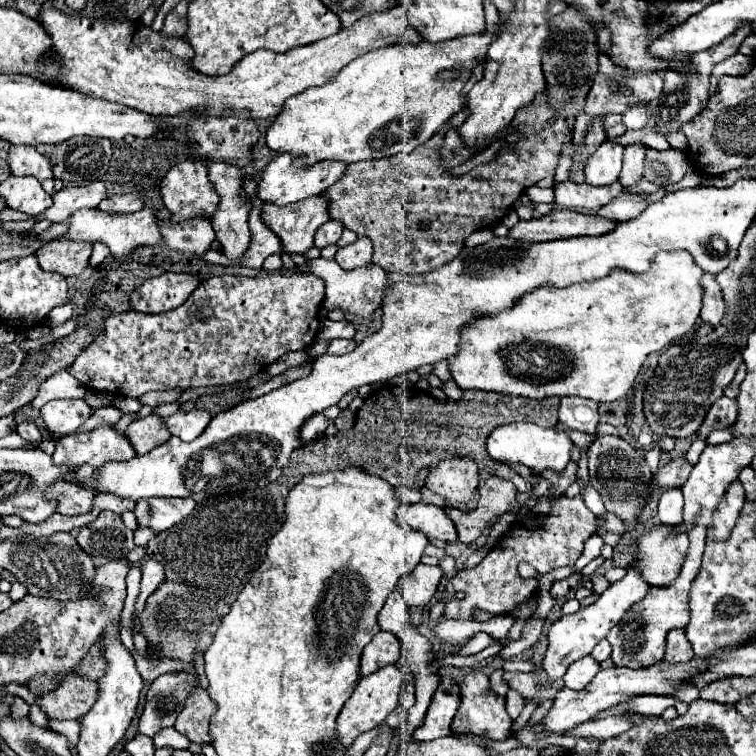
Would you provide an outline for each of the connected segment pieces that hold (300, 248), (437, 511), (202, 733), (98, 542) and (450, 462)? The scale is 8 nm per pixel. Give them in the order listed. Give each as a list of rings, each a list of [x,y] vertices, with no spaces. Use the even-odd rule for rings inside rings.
[[[317,195],[297,205],[263,205],[261,219],[281,239],[283,253],[303,255],[313,247],[315,231],[327,221],[325,201]]]
[[[425,503],[407,505],[403,513],[397,515],[395,521],[397,525],[405,525],[409,529],[425,533],[429,539],[441,539],[445,543],[457,541],[457,531],[453,521],[445,515],[441,507],[435,505],[425,505]]]
[[[195,689],[193,697],[189,697],[189,705],[185,705],[185,709],[179,713],[177,721],[175,721],[175,729],[185,735],[191,743],[197,745],[205,745],[211,743],[209,737],[209,723],[211,717],[215,713],[215,705],[209,699],[205,689]]]
[[[101,511],[93,523],[81,527],[77,543],[89,555],[109,559],[121,559],[135,547],[133,531],[125,527],[121,517],[113,511]]]
[[[445,459],[427,477],[427,487],[451,503],[469,503],[479,485],[479,471],[471,459]]]

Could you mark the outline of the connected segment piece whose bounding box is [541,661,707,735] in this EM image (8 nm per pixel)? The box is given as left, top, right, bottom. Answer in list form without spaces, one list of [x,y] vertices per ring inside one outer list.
[[[661,661],[657,665],[651,667],[643,667],[643,669],[625,669],[625,667],[611,667],[611,669],[603,669],[589,687],[585,687],[583,691],[573,691],[563,687],[555,701],[553,707],[549,709],[549,713],[543,717],[541,725],[545,731],[549,733],[565,733],[585,721],[589,721],[591,717],[595,717],[601,711],[607,711],[627,699],[633,699],[637,695],[669,695],[673,693],[683,681],[687,681],[693,673],[699,673],[701,669],[707,667],[707,661],[689,661],[689,663],[677,663],[677,665],[669,665],[667,661]]]

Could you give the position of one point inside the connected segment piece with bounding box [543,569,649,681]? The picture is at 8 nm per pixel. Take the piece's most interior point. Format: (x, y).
(573, 636)

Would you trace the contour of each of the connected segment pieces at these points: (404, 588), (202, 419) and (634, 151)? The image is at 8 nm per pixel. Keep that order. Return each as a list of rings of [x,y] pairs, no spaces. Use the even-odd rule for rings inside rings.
[[[419,563],[413,573],[401,579],[401,593],[409,607],[425,607],[437,593],[443,571],[441,567],[431,567]]]
[[[175,411],[173,415],[165,417],[163,423],[169,429],[171,435],[179,437],[181,441],[193,441],[195,437],[199,437],[199,433],[209,425],[211,415],[205,411]]]
[[[641,143],[635,145],[627,145],[625,147],[625,163],[623,163],[623,171],[619,175],[619,181],[625,187],[633,187],[641,181],[643,177],[643,157],[645,157],[645,147]]]

